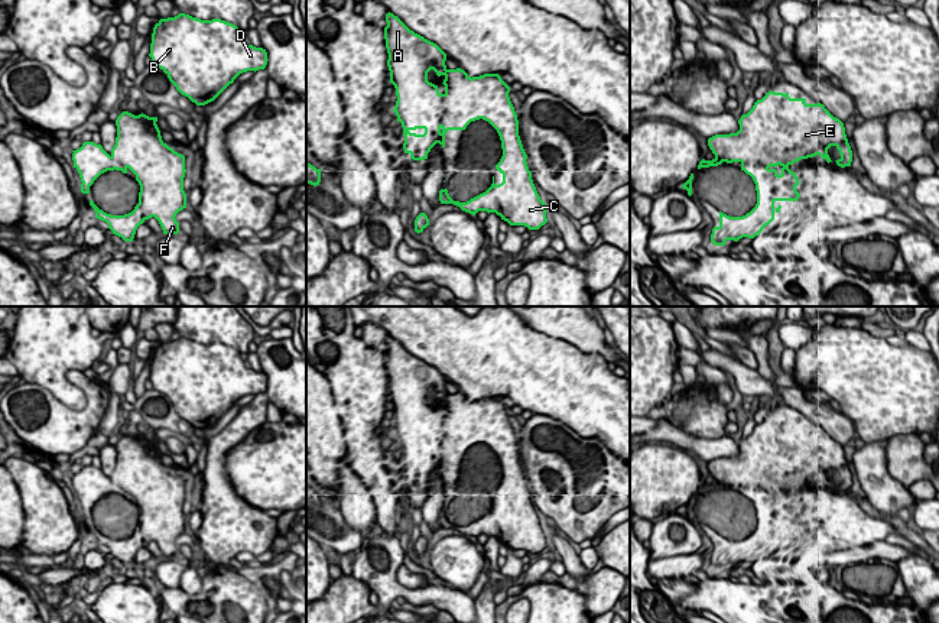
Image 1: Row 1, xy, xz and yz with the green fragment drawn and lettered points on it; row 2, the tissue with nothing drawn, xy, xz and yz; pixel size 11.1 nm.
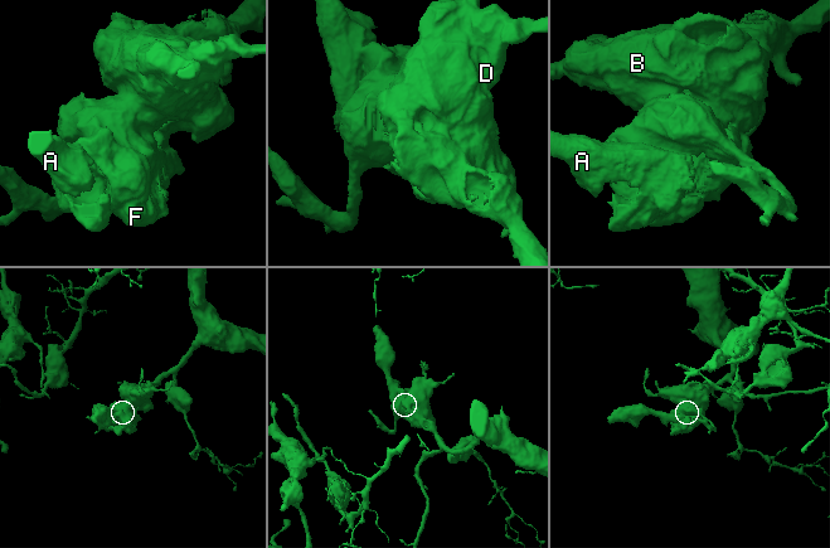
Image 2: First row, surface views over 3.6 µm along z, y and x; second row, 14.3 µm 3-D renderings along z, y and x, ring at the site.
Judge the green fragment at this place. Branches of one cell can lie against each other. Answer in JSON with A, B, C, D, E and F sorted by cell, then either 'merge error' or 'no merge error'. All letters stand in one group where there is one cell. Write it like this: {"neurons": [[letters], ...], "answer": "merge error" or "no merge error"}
{"neurons": [["A"], ["B", "C", "D", "E", "F"]], "answer": "merge error"}

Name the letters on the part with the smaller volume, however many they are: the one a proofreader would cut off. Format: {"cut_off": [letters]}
{"cut_off": ["A"]}

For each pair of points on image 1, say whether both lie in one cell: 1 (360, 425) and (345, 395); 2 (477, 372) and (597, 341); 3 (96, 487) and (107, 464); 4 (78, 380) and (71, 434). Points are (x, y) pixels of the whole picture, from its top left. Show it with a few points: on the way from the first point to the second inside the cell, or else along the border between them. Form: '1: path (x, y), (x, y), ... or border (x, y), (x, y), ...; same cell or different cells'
1: path (360, 418), (360, 409), (353, 402); same cell
2: border (545, 333), (584, 351), (597, 351), (607, 362); different cells
3: border (100, 469), (106, 476); different cells
4: path (91, 392), (91, 411), (81, 421); same cell

